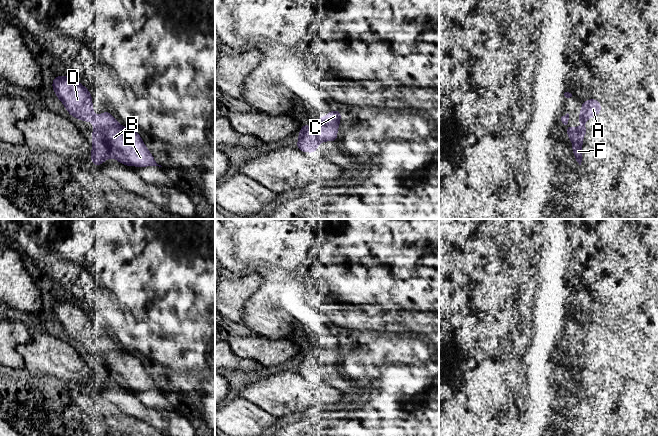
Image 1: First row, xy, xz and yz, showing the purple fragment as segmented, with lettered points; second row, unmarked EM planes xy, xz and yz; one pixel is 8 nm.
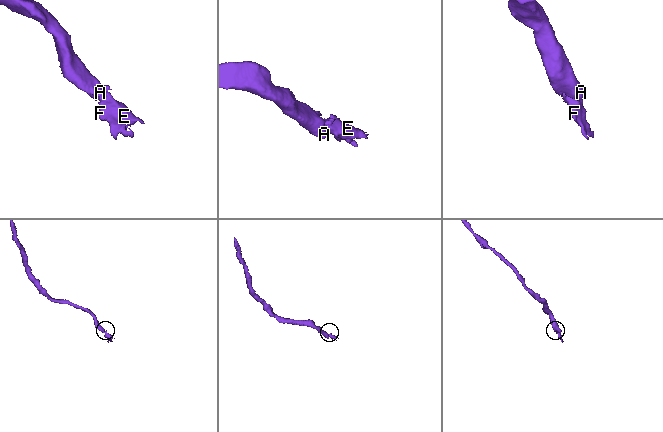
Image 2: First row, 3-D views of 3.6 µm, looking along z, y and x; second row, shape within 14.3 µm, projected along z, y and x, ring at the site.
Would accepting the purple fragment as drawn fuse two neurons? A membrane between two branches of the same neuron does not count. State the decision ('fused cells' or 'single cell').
single cell

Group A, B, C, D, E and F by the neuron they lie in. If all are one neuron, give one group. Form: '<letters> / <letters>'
A B C D E F

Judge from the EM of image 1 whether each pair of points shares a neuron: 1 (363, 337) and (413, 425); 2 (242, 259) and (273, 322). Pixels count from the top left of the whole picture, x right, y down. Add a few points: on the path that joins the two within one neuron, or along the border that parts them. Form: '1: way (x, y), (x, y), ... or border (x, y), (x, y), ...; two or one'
1: border (375, 332), (365, 343), (358, 345); two
2: border (265, 281), (270, 286), (270, 300), (274, 304); two

